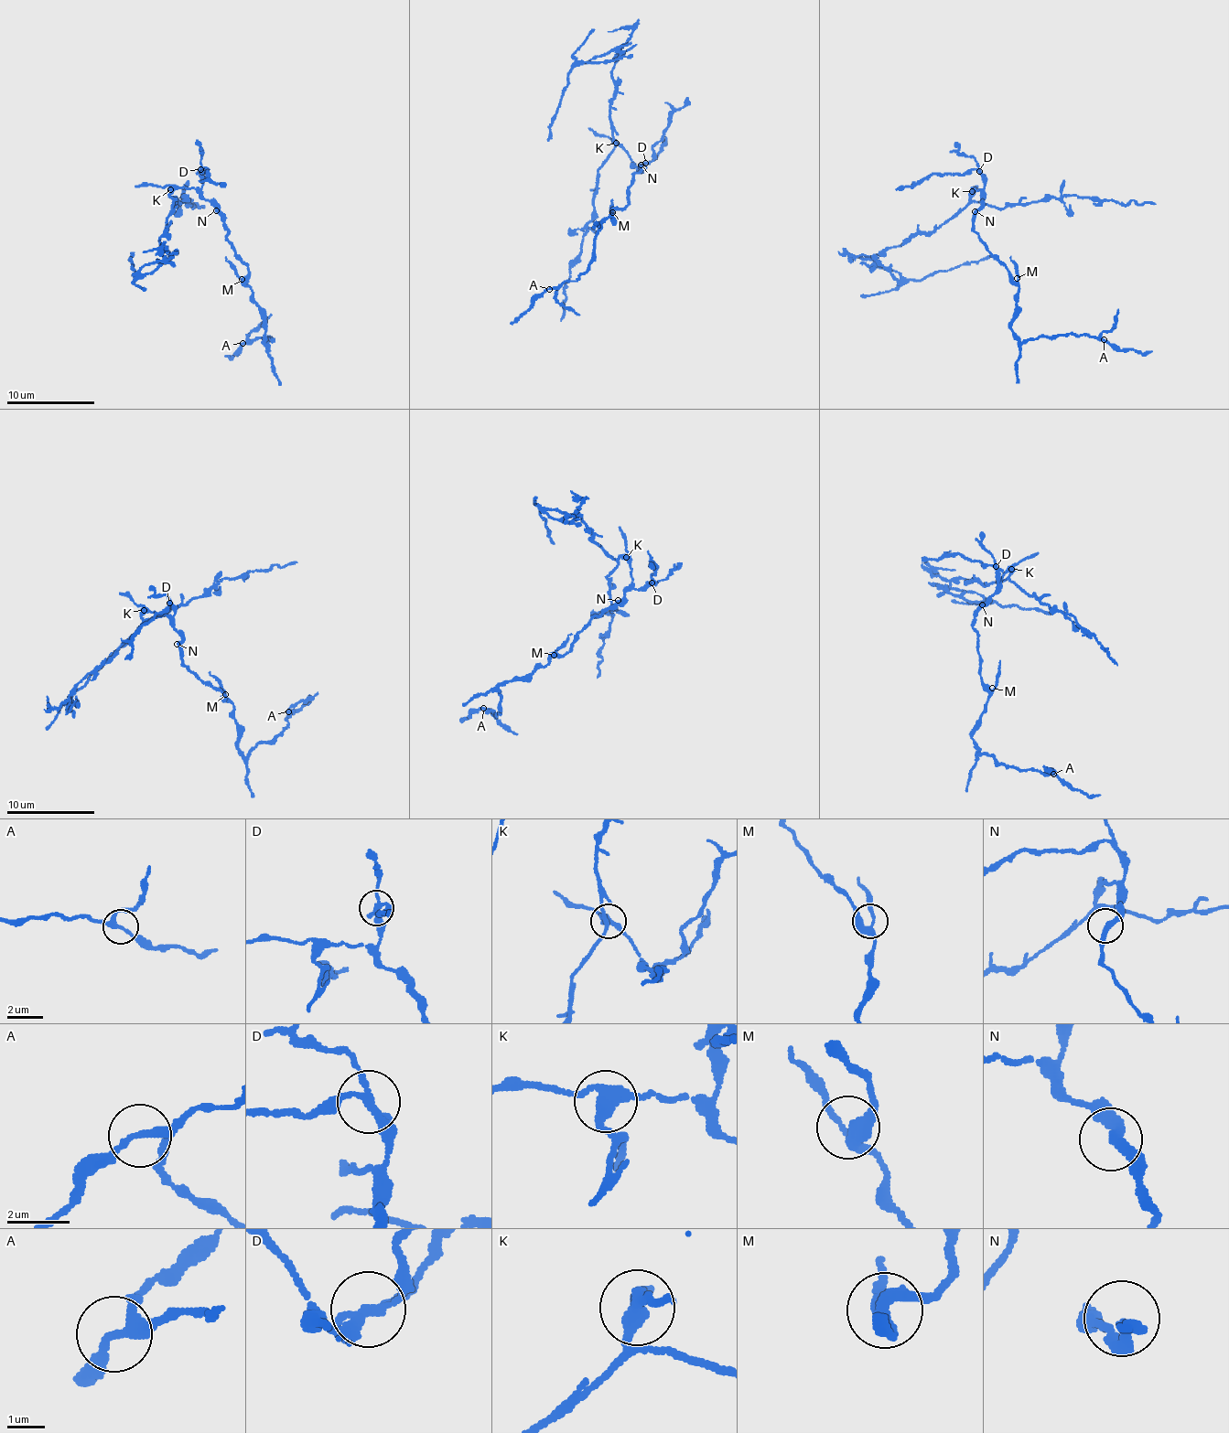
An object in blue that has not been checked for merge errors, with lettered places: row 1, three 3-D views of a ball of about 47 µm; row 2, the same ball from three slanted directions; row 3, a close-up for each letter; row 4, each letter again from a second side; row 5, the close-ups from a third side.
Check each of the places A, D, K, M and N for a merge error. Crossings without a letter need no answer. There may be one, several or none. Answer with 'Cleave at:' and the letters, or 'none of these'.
Cleave at: D, K

